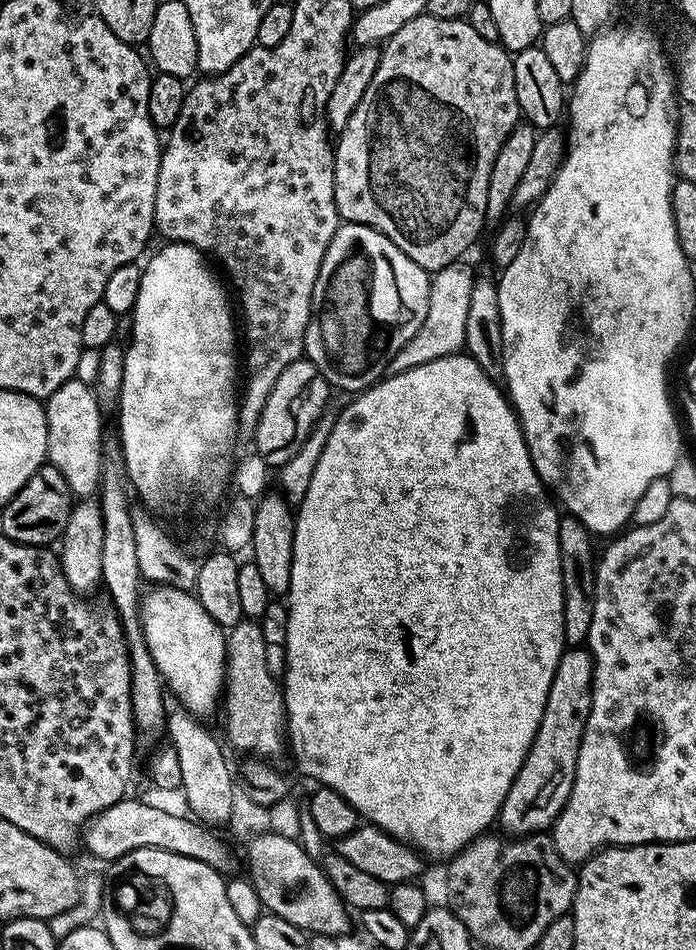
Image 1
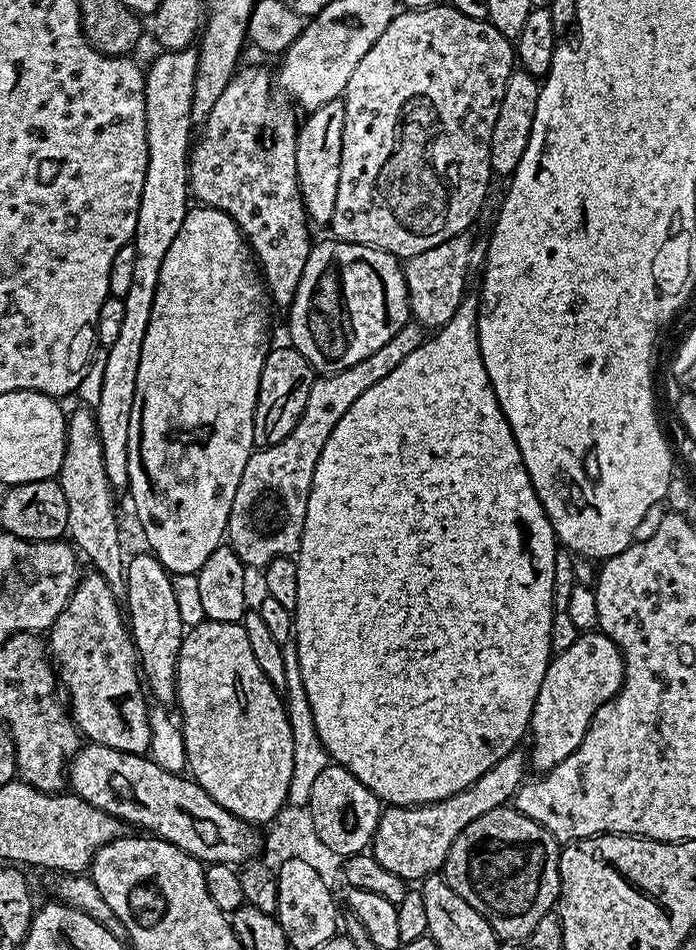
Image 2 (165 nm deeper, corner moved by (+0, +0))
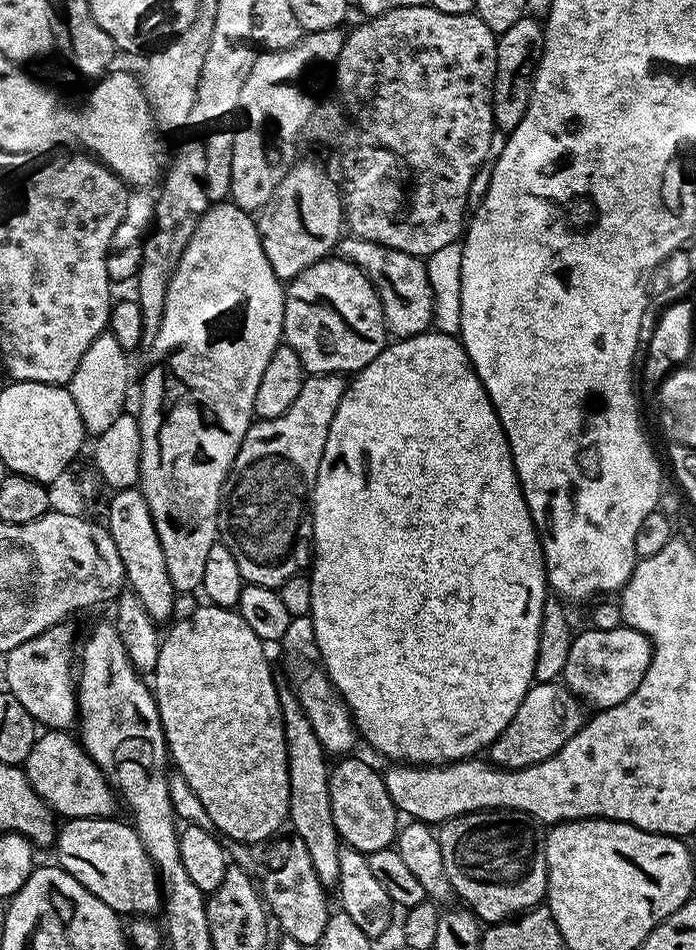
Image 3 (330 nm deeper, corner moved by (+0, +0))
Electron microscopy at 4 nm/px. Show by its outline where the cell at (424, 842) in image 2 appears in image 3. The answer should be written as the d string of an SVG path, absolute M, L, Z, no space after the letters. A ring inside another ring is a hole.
M533 683L526 698L522 698L522 706L518 706L518 714L510 718L510 726L498 734L490 749L491 763L497 768L529 768L546 758L550 758L586 723L585 705L577 700L576 695L568 691L563 683Z

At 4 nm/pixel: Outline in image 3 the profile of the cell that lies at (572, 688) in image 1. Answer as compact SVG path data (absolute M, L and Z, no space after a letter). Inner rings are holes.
M623 626L612 630L589 627L587 631L572 637L562 683L577 700L588 706L593 704L593 709L618 706L618 702L626 702L638 690L638 682L642 682L650 666L652 643L638 630Z

